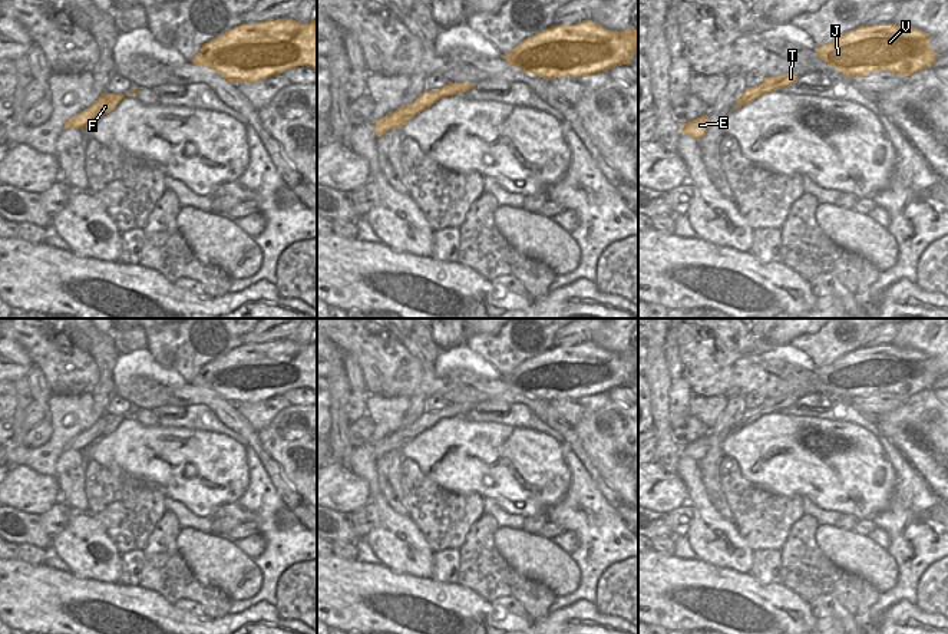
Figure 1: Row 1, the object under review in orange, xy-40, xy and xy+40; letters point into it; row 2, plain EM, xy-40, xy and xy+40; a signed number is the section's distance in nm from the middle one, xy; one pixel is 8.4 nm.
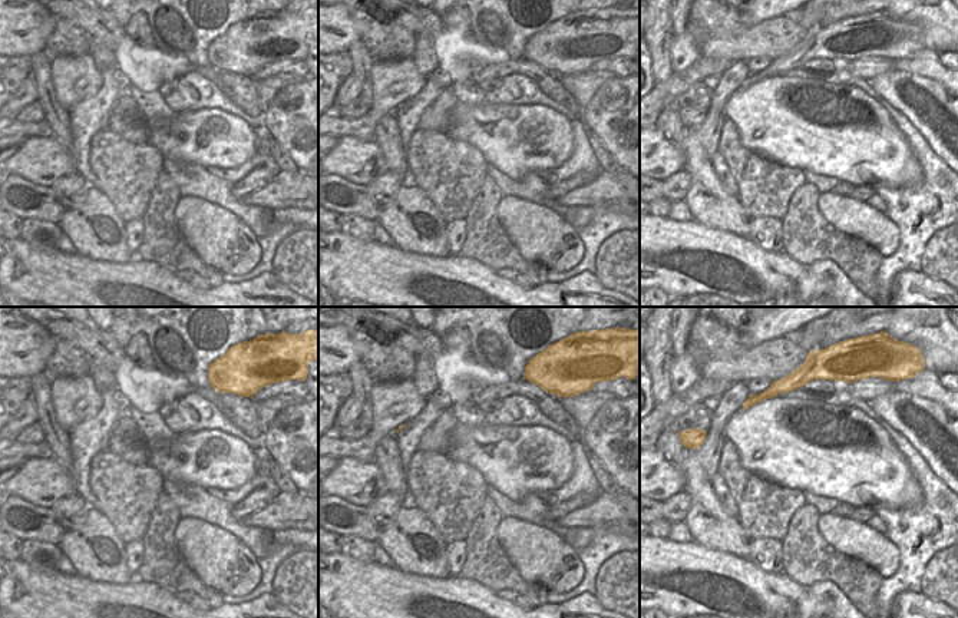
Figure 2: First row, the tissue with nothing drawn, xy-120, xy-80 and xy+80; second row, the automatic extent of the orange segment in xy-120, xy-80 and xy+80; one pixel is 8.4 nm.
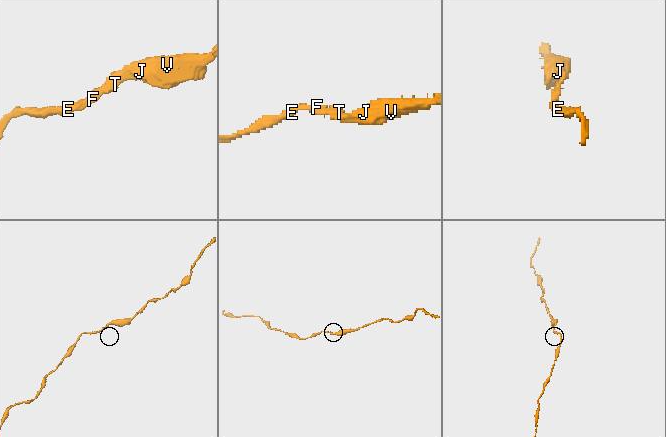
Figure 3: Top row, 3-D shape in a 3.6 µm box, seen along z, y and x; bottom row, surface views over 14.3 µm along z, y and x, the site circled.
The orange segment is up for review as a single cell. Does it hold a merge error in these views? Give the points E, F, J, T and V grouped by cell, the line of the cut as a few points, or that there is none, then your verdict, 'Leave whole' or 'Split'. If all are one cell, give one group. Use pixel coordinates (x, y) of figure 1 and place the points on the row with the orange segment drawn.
Groups: E F J T V. No split. Leave whole

